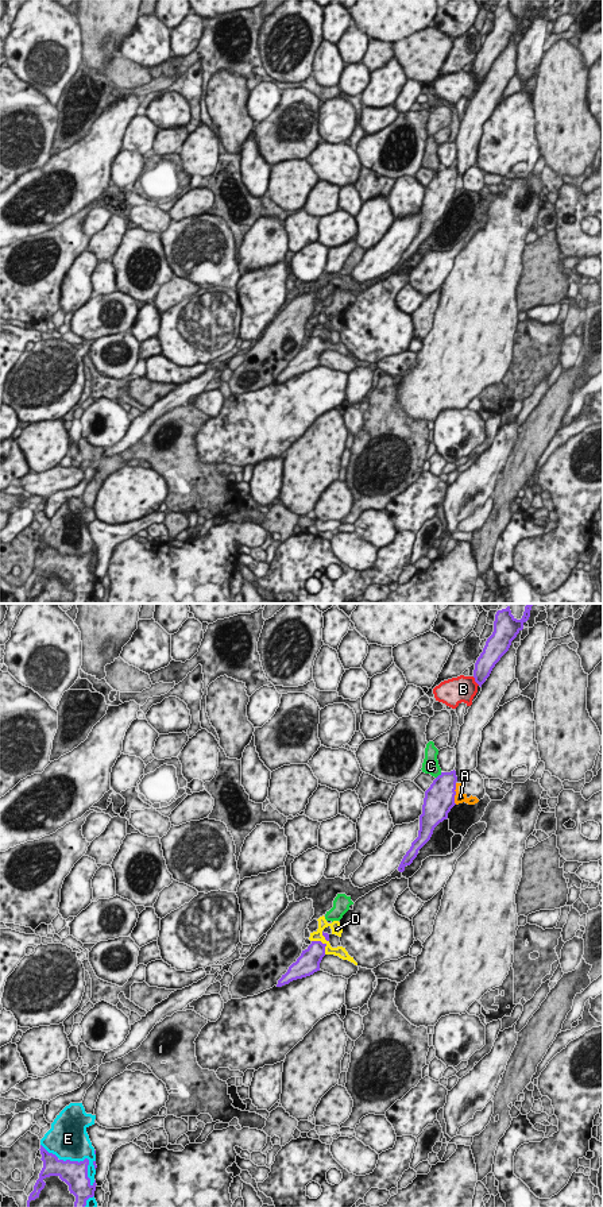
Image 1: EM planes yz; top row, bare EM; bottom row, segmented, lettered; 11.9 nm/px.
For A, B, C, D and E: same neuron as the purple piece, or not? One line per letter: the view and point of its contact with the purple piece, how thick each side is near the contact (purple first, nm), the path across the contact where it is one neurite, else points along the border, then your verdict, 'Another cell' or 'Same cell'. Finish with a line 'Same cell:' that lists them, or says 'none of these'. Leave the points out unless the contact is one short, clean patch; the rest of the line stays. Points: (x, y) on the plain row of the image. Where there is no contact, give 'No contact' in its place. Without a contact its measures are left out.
A: Touches purple at yz (455, 189). Thickness 360 nm (purple) against 140 nm. Path across: yz (439, 195), (444, 189), (455, 189), (460, 192). Same cell
B: Touches purple at yz (475, 76). Thickness 220 nm (purple) against 320 nm. Boundary: yz (472, 72), (479, 80). Another cell
C: Touches purple at yz (439, 170). Thickness 340 nm (purple) against 190 nm. Another cell
D: Touches purple at yz (325, 339). Thickness 240 nm (purple) against 130 nm. Another cell
E: Touches purple at yz (77, 556). Thickness 300 nm (purple) against 420 nm. Another cell
Same cell: A.

